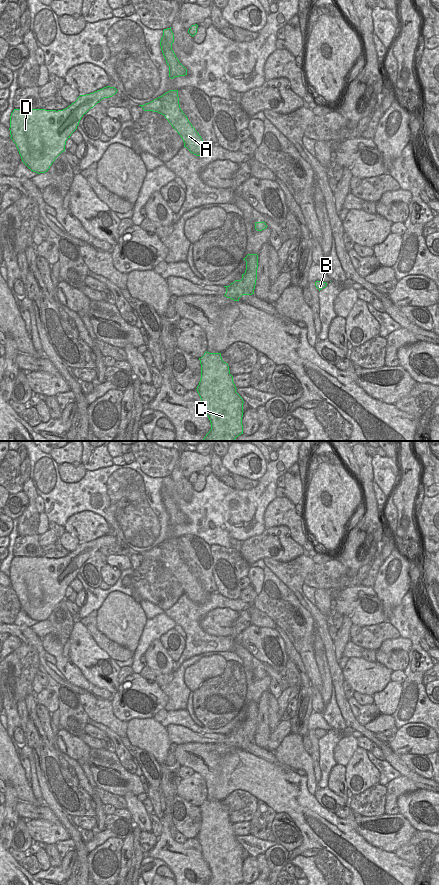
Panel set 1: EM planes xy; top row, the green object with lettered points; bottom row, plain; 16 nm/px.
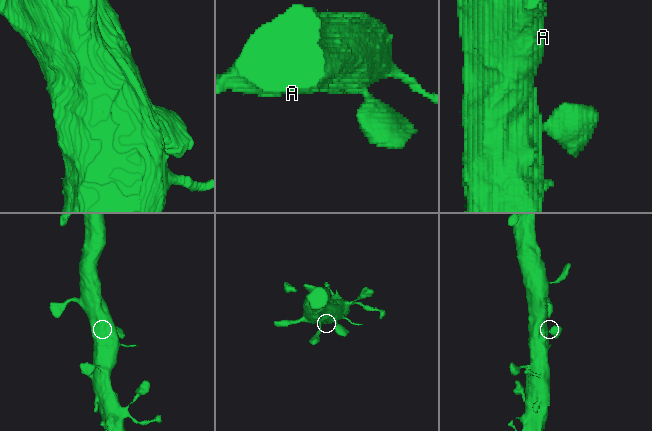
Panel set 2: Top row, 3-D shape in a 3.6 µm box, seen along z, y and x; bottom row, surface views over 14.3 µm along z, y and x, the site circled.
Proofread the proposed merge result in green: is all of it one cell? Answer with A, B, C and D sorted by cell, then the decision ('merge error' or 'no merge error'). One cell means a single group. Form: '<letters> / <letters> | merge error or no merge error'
A B C D | no merge error

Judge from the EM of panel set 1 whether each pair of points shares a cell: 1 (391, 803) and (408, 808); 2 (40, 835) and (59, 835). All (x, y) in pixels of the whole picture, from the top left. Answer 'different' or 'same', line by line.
1: different
2: same

